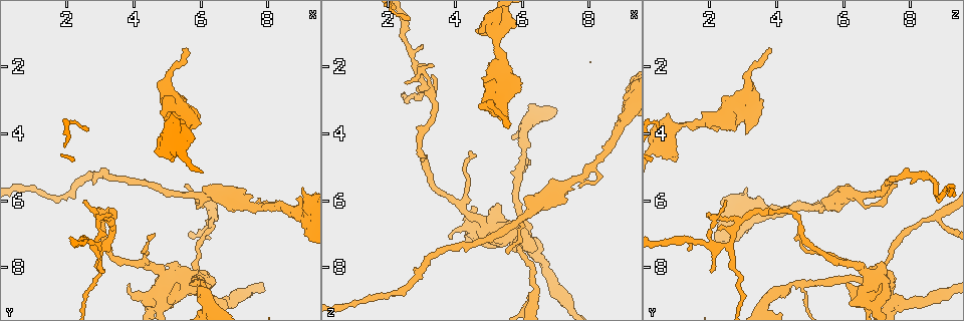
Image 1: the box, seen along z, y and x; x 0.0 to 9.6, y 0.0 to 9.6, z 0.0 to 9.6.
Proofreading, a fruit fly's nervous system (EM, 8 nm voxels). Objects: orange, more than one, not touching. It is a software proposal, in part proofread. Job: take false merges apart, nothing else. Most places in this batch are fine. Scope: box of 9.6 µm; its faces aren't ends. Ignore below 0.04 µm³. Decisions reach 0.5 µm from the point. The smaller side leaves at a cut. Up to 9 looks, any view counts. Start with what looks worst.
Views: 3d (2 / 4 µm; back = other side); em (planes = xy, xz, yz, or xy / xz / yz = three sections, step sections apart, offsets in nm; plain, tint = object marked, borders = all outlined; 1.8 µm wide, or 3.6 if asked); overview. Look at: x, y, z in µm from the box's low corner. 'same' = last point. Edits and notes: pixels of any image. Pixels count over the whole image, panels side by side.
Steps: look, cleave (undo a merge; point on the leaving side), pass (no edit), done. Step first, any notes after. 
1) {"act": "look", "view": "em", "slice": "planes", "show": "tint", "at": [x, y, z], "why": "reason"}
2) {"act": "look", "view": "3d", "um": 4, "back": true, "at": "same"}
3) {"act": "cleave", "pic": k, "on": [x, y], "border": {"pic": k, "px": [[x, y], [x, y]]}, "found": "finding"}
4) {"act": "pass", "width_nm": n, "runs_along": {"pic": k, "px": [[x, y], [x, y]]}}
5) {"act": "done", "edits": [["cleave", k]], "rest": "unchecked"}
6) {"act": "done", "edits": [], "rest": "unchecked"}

{"act": "look", "view": "em", "um": 3.6, "slice": "planes", "show": "tint", "at": [5.90, 8.20, 7.10], "why": "thick turns thin"}

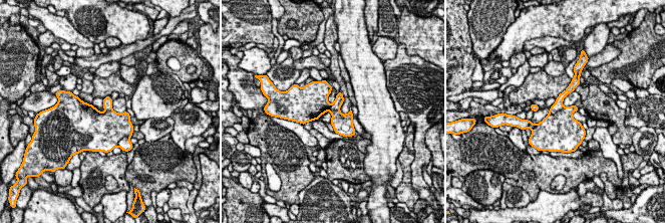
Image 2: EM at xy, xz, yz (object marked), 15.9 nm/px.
{"act": "cleave", "pic": 2, "on": [558, 105], "part_leaving": {"pic": 2, "px": [[572, 87], [552, 110]]}, "found": "two neurons meet here"}

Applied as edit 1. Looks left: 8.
{"act": "look", "view": "em", "um": 3.6, "slice": "planes", "show": "tint", "at": [3.10, 7.40, 2.60]}

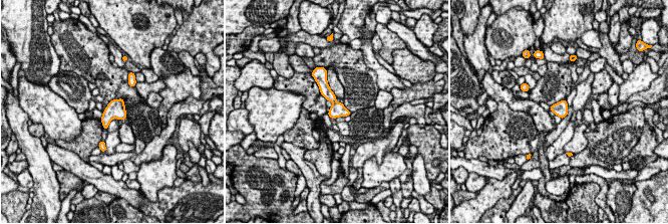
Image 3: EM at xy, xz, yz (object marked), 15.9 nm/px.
{"act": "pass", "found": "continuous, no second neuron"}

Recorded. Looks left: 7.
{"act": "done", "edits": [["cleave", 2]], "rest": "unchecked"}

